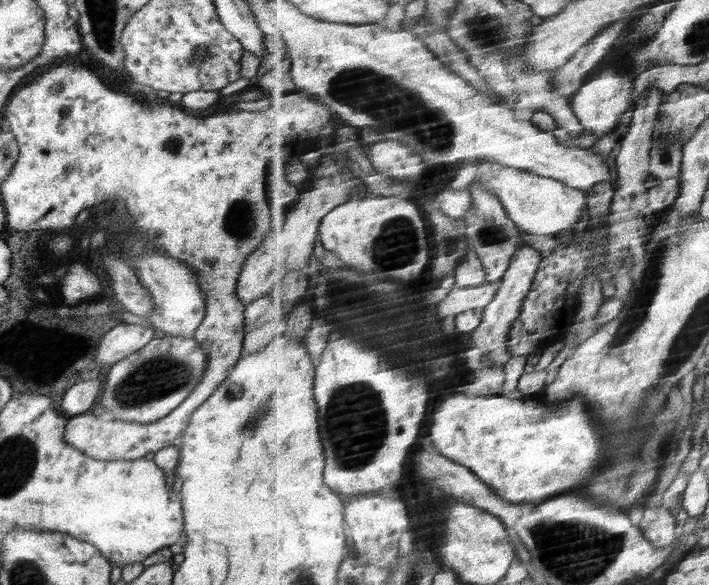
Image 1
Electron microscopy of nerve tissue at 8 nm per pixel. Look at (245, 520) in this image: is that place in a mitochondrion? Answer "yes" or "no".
no

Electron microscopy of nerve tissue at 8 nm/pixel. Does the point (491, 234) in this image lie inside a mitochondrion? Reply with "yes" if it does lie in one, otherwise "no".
yes

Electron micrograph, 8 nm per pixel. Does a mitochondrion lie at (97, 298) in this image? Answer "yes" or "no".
no

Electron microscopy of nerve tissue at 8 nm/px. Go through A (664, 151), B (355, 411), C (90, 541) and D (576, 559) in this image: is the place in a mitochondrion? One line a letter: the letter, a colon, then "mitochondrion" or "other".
A: mitochondrion
B: mitochondrion
C: other
D: mitochondrion

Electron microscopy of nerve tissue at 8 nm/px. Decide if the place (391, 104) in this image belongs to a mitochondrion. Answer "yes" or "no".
yes

